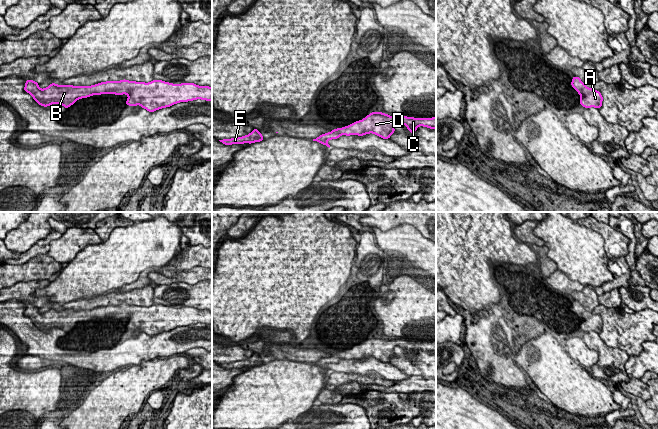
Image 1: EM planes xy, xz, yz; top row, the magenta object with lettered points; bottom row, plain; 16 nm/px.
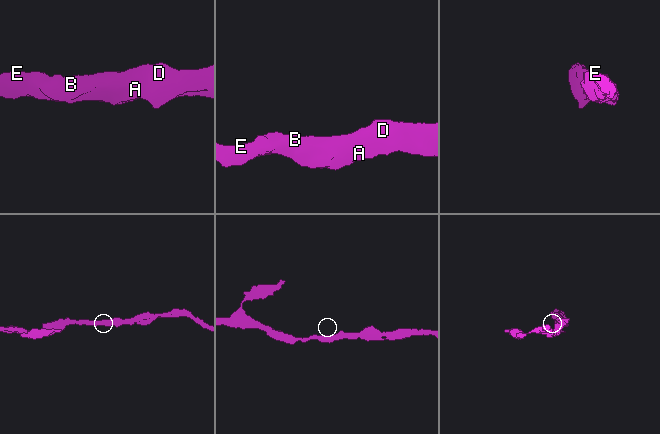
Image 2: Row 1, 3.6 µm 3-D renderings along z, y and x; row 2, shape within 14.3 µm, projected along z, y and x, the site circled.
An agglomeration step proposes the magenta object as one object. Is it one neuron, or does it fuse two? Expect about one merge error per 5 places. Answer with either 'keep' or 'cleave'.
keep

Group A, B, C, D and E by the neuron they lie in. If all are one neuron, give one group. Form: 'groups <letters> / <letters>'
groups A B C D E

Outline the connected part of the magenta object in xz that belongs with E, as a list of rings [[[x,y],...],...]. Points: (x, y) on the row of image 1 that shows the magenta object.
[[[253,129],[253,131],[246,136],[231,138],[231,139],[222,139],[219,141],[224,145],[232,145],[232,144],[244,144],[244,143],[252,144],[254,142],[260,142],[263,140],[264,138],[262,134],[259,132],[259,130]]]

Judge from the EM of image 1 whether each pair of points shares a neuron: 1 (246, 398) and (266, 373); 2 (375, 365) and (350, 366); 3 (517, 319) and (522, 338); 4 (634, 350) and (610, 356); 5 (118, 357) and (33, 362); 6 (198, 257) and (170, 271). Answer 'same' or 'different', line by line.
1: same
2: same
3: same
4: different
5: different
6: same

